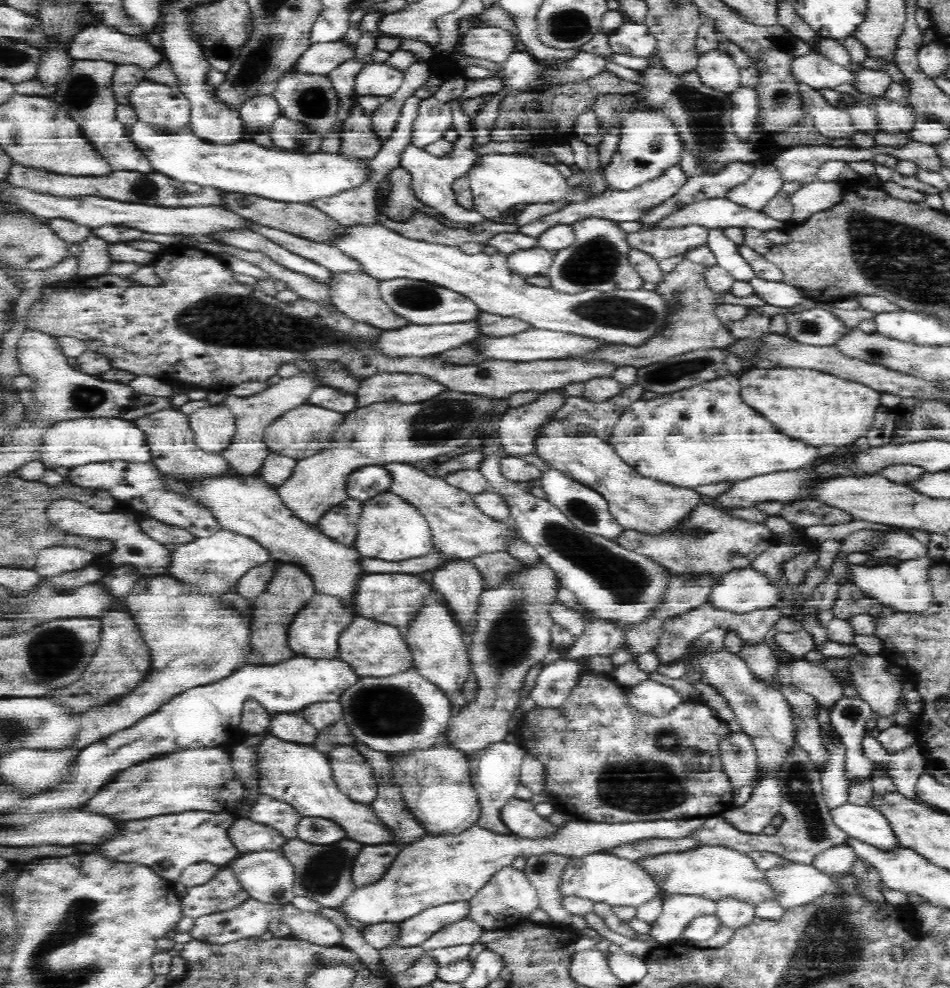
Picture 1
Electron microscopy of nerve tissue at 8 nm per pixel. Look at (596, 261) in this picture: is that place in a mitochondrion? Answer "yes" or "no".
yes

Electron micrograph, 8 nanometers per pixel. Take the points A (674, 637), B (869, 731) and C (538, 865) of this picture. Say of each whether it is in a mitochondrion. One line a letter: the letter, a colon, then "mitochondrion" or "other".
A: mitochondrion
B: other
C: mitochondrion

